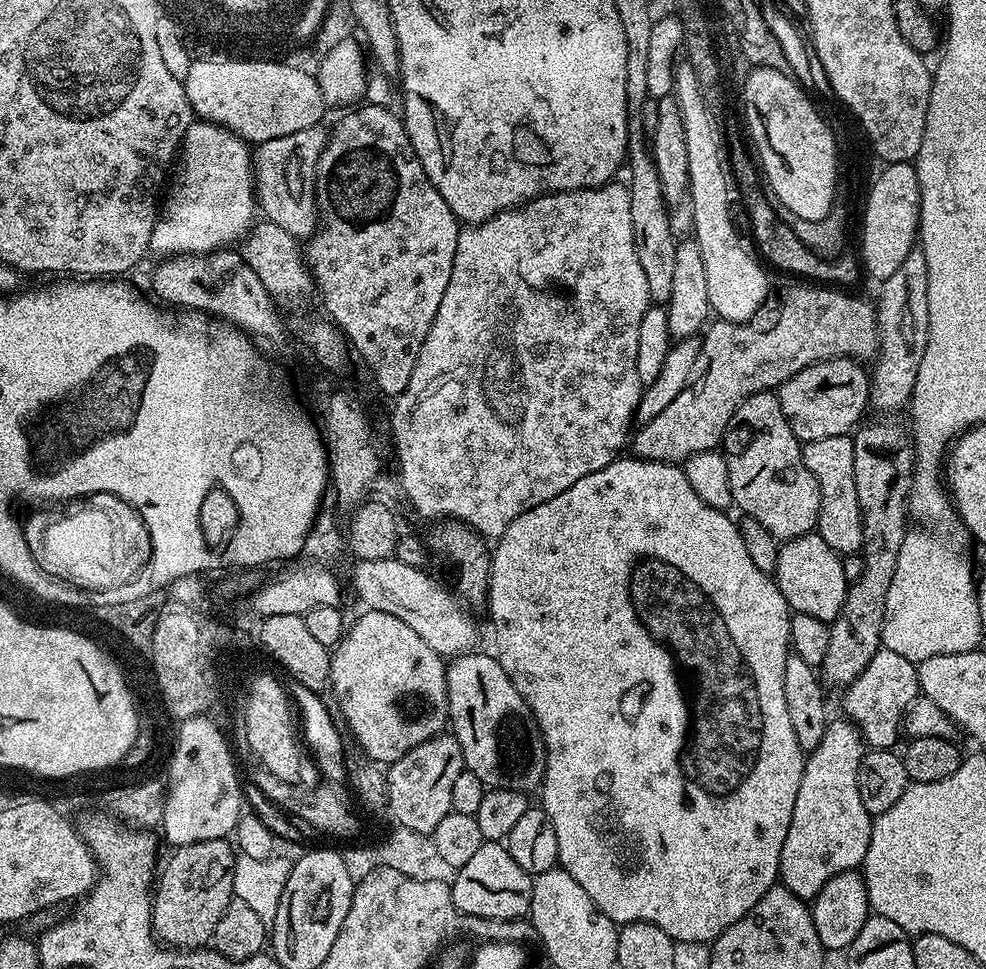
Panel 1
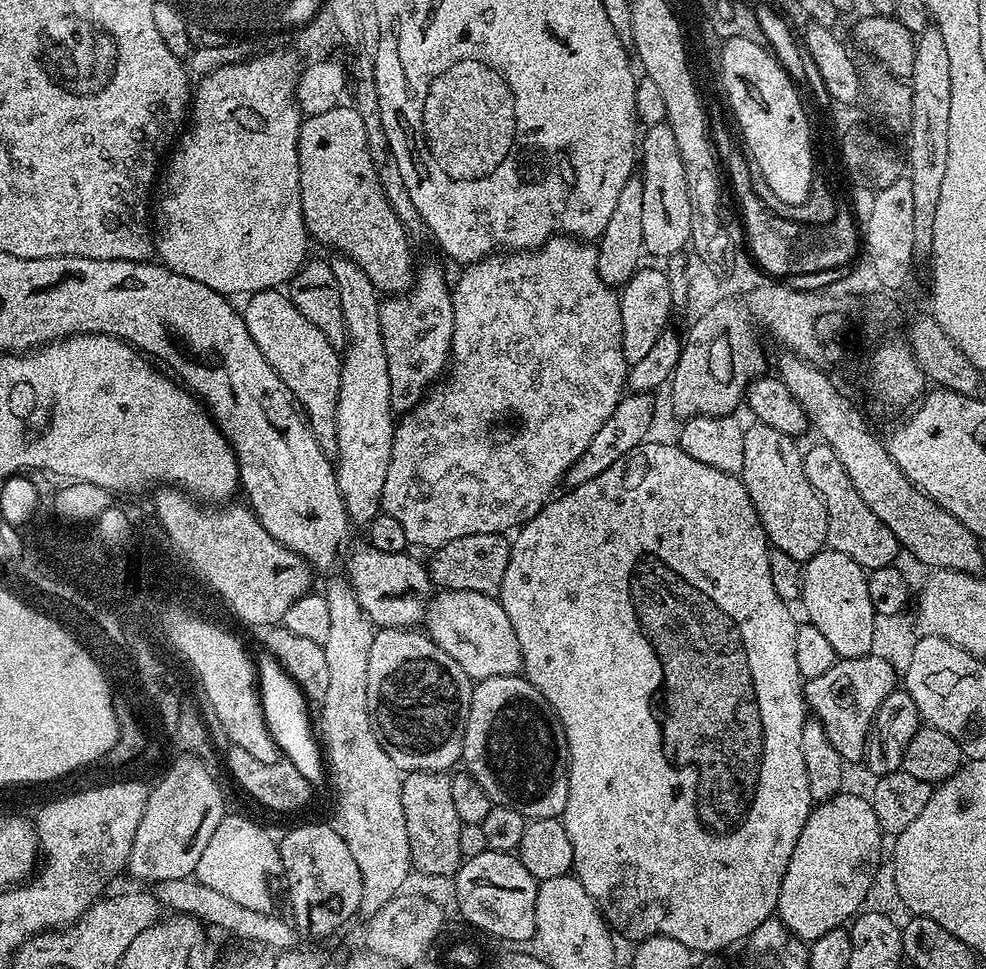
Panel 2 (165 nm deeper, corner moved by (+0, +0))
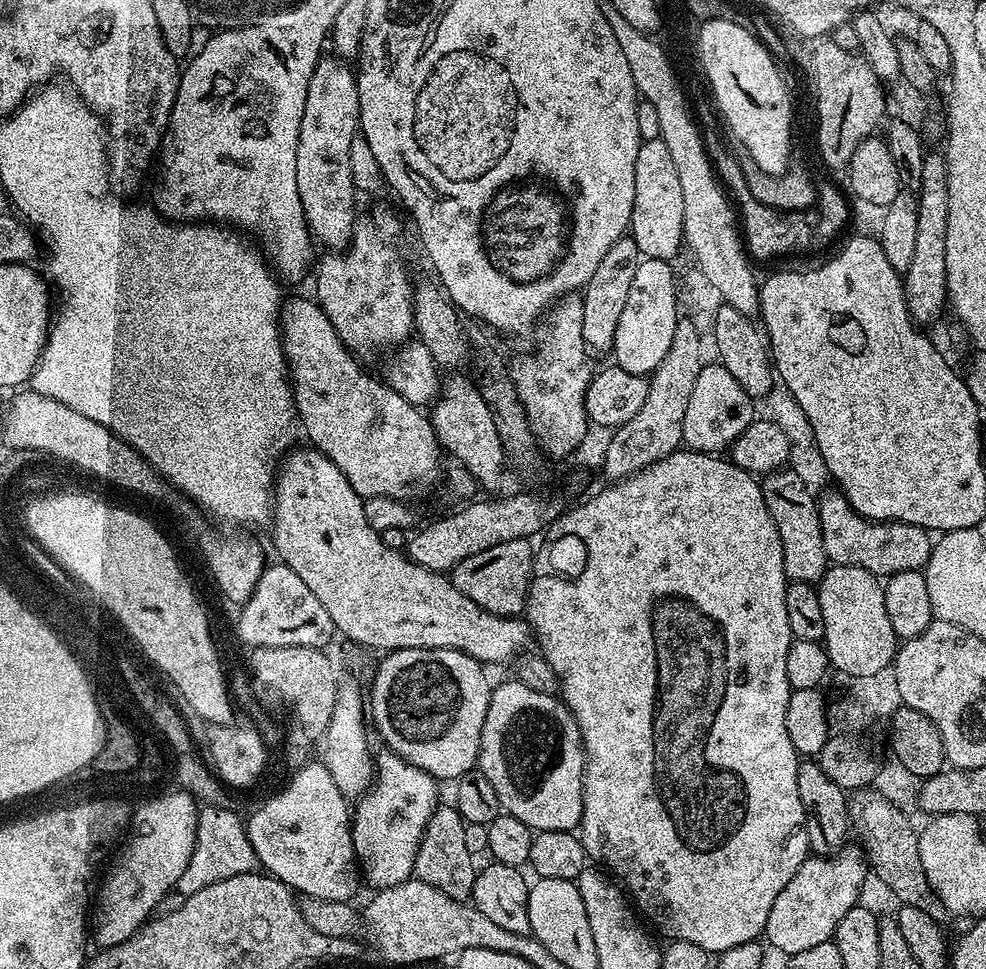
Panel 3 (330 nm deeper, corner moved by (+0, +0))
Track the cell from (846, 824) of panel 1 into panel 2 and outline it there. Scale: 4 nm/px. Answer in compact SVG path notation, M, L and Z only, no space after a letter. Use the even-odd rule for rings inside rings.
M841 791L839 796L833 796L813 807L806 826L802 826L802 834L798 834L794 854L790 854L786 874L780 883L775 915L799 940L805 942L822 938L822 934L841 927L861 911L860 903L867 898L872 879L876 876L876 867L880 864L880 847L886 841L886 836L878 826L872 801L867 795L855 796L848 791Z

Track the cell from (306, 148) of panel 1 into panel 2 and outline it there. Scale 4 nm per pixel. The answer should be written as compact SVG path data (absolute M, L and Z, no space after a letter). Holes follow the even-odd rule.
M341 106L334 110L326 110L326 114L318 114L317 116L309 116L301 119L300 133L297 140L298 166L300 167L300 198L301 213L304 216L305 226L309 237L313 241L316 240L320 244L325 244L328 248L333 248L333 253L341 256L347 256L349 260L353 260L362 270L366 270L366 278L370 278L370 282L376 287L377 293L380 294L404 294L412 288L414 284L414 264L412 268L412 248L410 243L408 230L403 228L402 222L398 220L398 215L391 209L390 202L387 201L386 194L383 193L382 183L378 180L378 174L375 170L375 164L370 158L370 150L367 148L367 138L365 131L365 123L362 122L362 116L358 114L358 110L353 106Z

